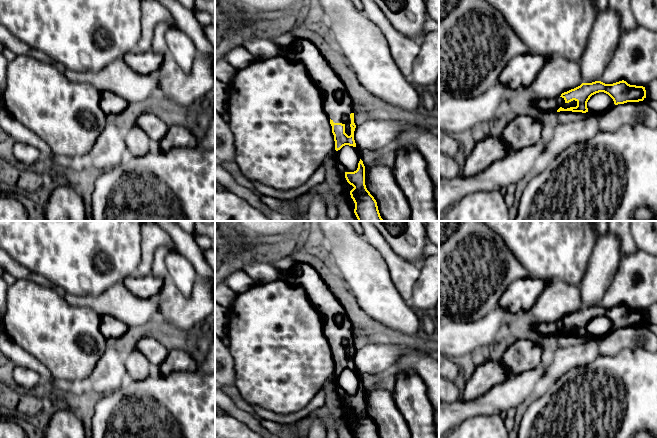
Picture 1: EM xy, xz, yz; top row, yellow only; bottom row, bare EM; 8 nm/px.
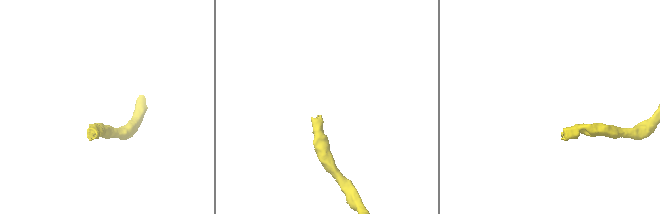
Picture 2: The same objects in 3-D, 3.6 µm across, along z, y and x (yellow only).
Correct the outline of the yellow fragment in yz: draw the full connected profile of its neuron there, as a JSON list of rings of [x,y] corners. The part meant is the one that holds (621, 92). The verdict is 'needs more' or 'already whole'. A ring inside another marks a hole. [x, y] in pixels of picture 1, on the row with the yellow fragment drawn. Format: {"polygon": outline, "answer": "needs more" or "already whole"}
{"polygon": [[[622,80],[613,84],[601,81],[582,83],[580,86],[561,94],[560,97],[540,99],[539,106],[542,111],[572,111],[588,112],[587,102],[596,93],[604,92],[614,101],[615,105],[627,102],[639,102],[646,98],[643,86],[630,85]]], "answer": "needs more"}

